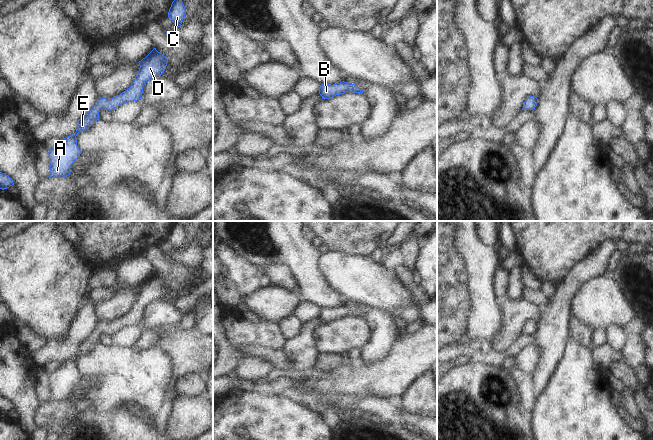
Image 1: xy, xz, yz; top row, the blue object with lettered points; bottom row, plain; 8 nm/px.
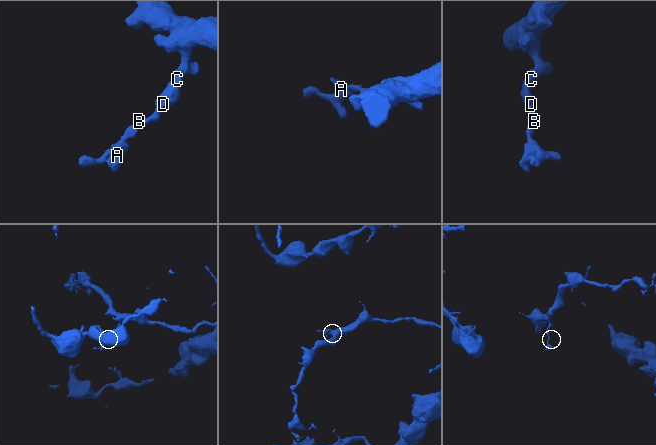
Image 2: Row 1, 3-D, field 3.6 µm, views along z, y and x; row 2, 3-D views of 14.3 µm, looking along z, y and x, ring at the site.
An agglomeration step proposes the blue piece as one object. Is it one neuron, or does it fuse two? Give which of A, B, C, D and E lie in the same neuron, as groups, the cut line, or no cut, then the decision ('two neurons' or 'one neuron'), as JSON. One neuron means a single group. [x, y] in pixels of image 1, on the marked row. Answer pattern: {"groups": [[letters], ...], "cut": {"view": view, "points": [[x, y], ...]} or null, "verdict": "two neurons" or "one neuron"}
{"groups": [["A", "B", "C", "D", "E"]], "cut": null, "verdict": "one neuron"}

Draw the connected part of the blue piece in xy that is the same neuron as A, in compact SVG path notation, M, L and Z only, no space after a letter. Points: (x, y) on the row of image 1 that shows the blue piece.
M154 48L138 63L140 68L137 76L126 91L111 99L98 97L90 111L78 121L76 132L63 138L57 146L49 150L49 178L63 178L70 175L71 165L82 153L77 146L77 134L88 129L96 122L99 119L99 112L101 110L112 111L122 104L141 100L144 85L152 77L164 73L168 59Z

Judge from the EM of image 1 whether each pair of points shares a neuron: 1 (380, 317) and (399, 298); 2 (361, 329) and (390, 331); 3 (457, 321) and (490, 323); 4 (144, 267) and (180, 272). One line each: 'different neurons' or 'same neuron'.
1: different neurons
2: different neurons
3: different neurons
4: different neurons

